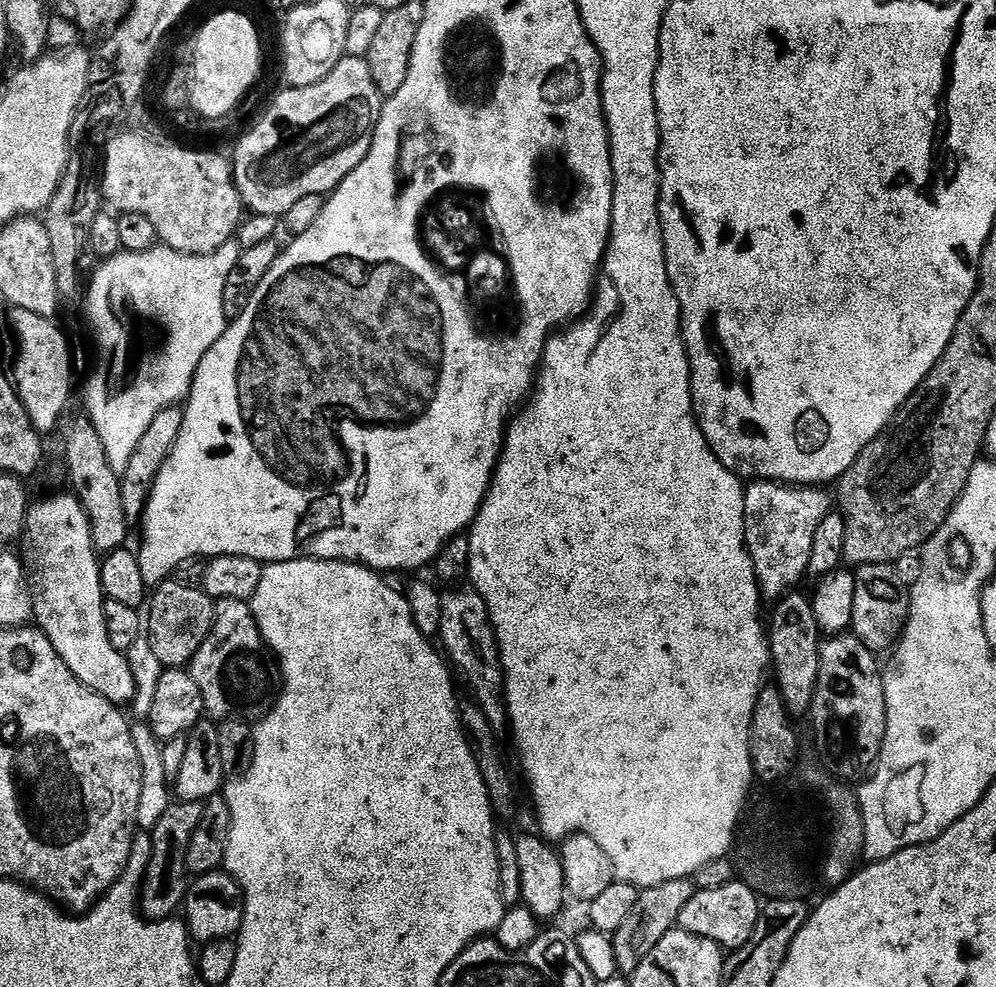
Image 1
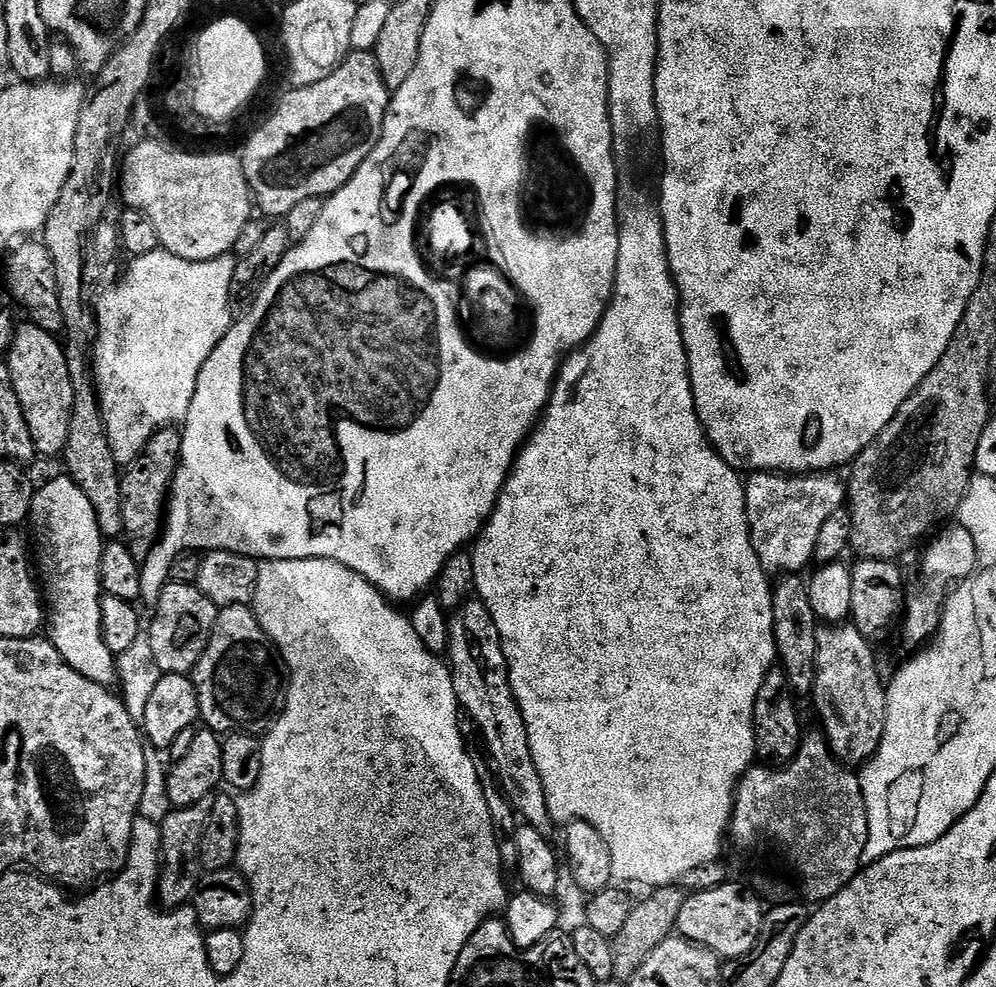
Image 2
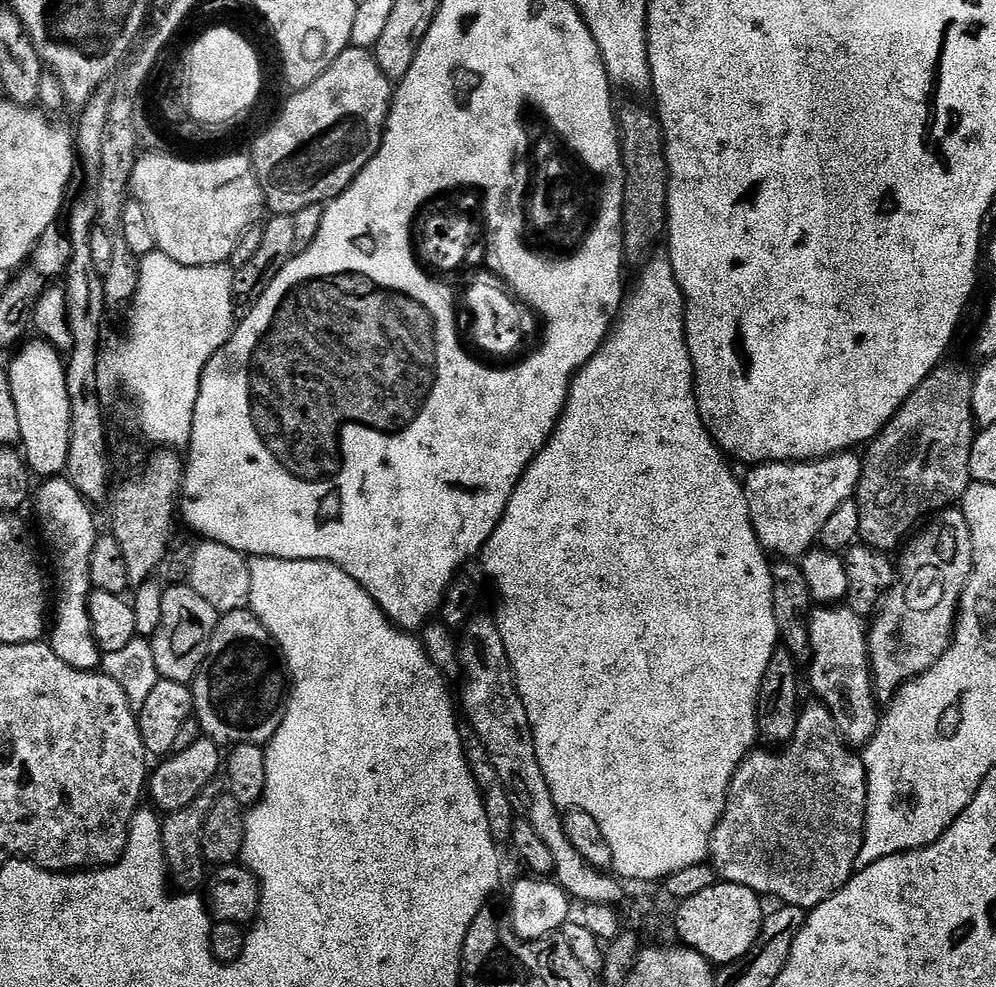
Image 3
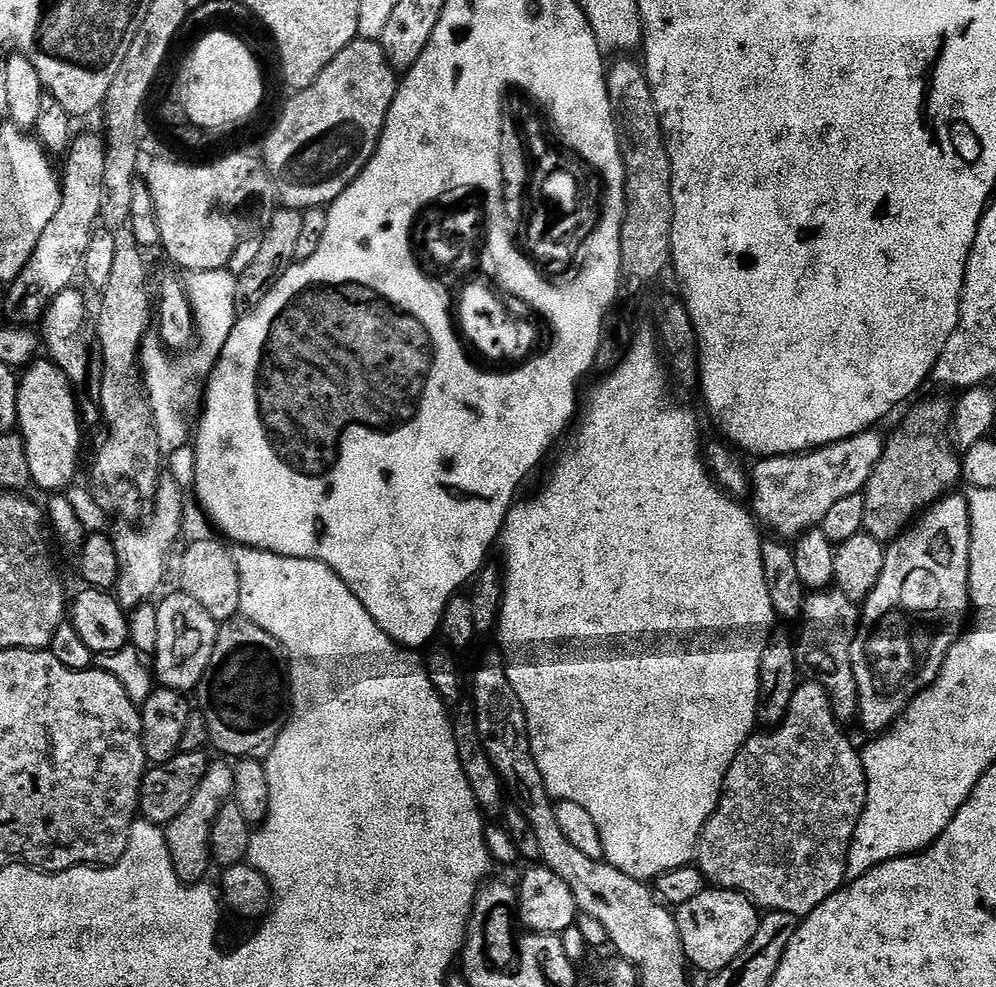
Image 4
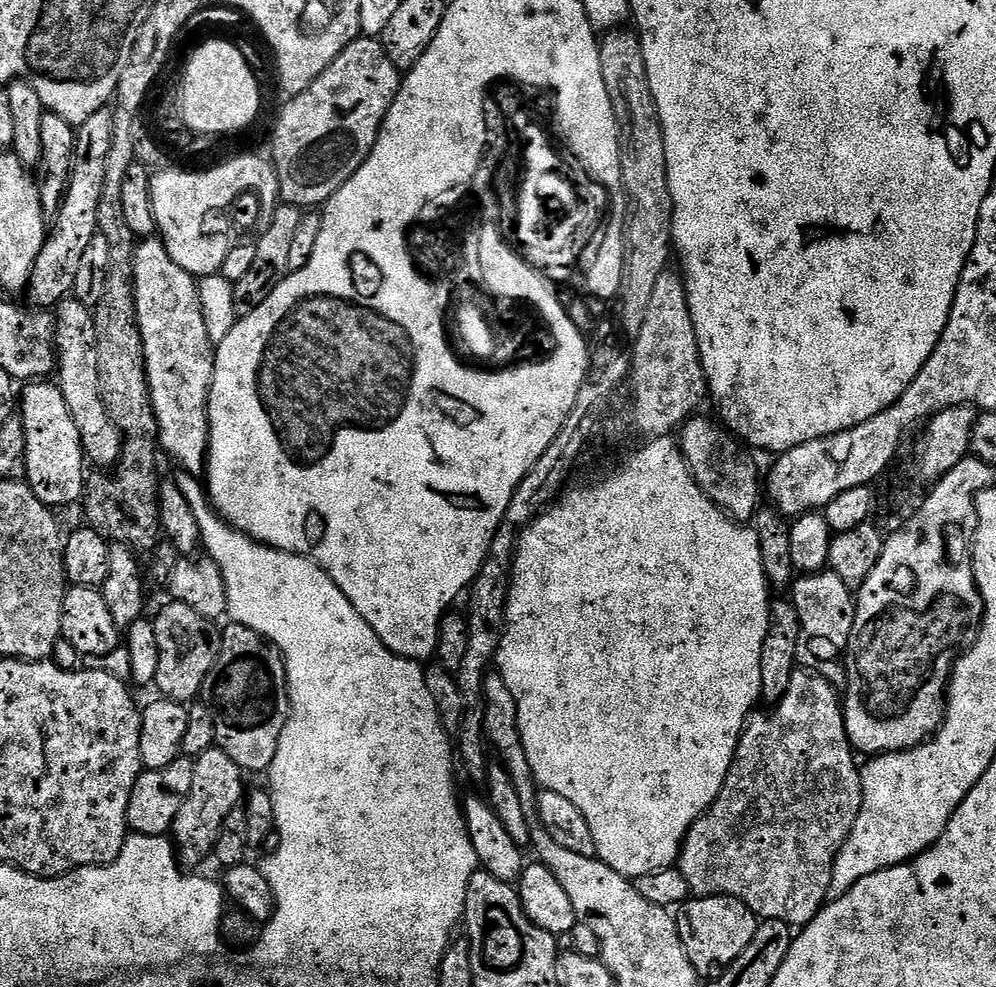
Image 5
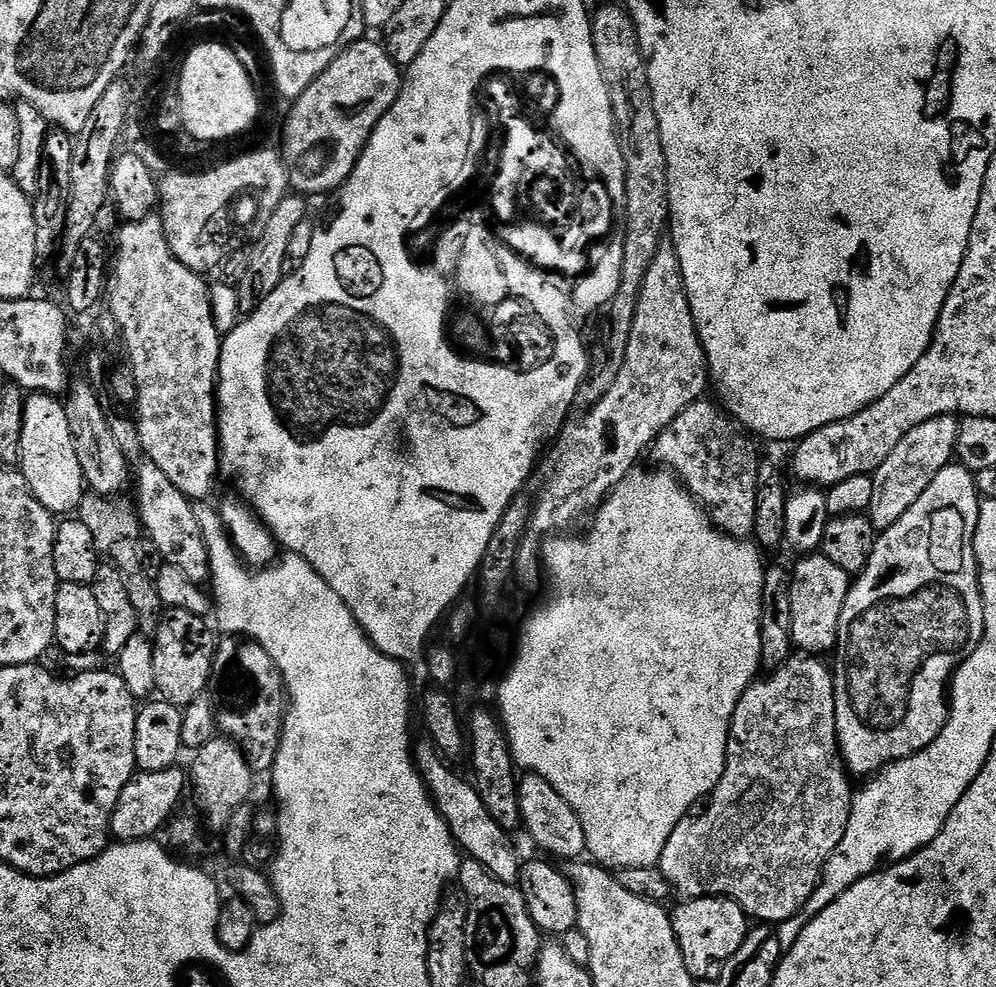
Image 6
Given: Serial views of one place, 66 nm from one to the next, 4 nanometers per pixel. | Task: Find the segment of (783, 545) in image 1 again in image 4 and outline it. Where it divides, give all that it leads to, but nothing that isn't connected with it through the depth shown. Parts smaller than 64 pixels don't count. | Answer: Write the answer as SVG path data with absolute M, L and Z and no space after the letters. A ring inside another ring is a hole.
M869 430L842 442L813 448L811 452L801 452L795 456L766 456L757 459L750 468L750 508L757 521L772 531L769 533L789 542L803 536L811 528L819 528L822 518L826 518L828 511L840 499L850 498L850 494L855 492L863 493L874 466L878 466L878 458L882 458L885 437L878 433L879 431Z

